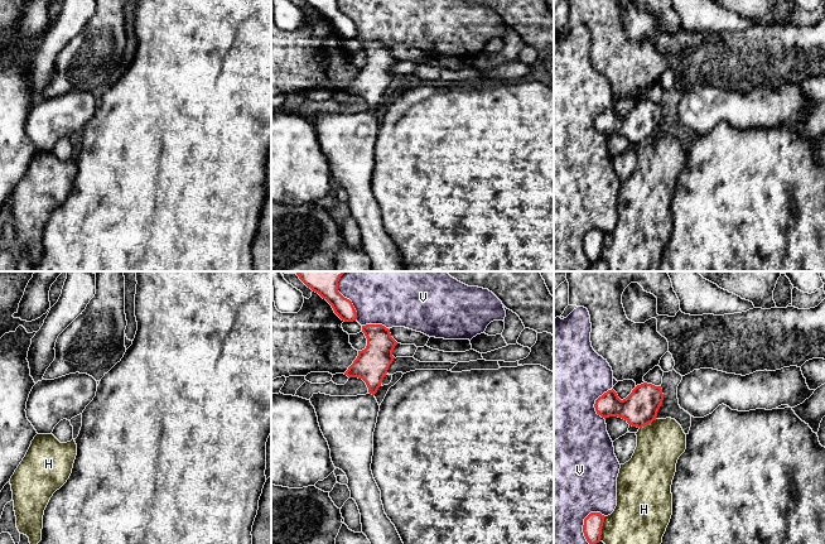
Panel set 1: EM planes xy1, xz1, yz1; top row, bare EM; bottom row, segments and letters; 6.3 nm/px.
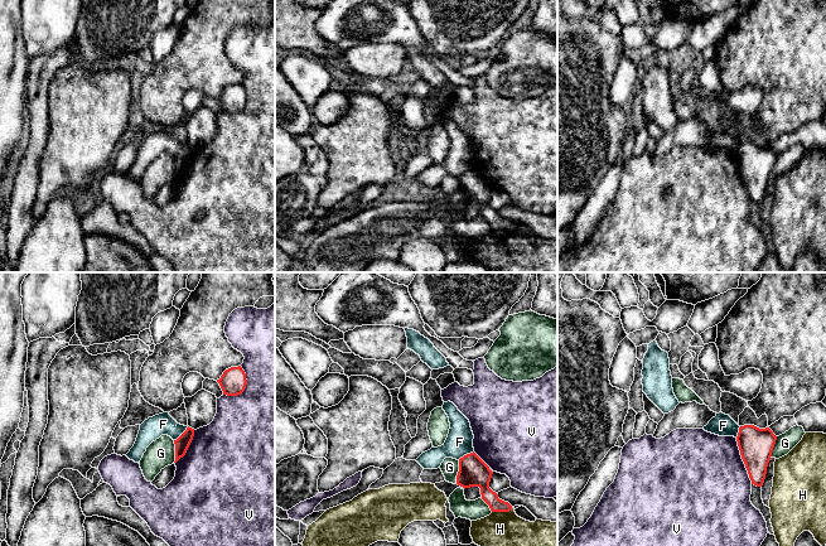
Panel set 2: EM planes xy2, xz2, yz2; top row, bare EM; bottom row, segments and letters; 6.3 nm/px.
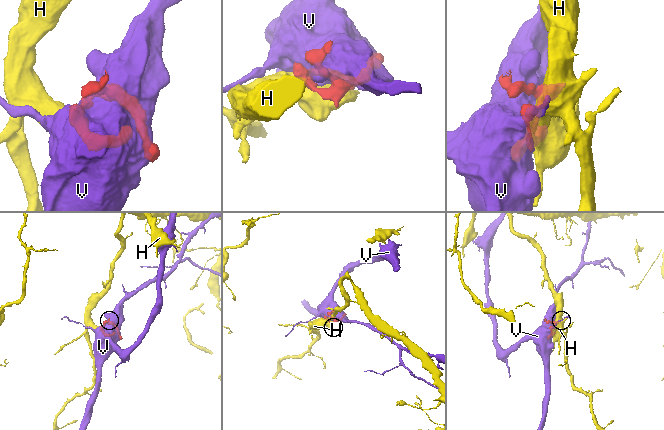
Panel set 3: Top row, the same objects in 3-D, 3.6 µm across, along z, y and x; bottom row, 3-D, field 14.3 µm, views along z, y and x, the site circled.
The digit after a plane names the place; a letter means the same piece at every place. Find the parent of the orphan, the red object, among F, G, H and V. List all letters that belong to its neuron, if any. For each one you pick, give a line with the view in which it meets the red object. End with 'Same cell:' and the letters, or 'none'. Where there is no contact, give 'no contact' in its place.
Same cell: none

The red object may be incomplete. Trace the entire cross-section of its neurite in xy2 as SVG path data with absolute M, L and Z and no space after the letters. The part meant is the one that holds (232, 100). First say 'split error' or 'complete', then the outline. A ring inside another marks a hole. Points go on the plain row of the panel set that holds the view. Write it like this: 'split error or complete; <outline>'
complete; M241 83L226 87L217 100L219 101L223 112L227 113L241 112L247 102L246 91Z

